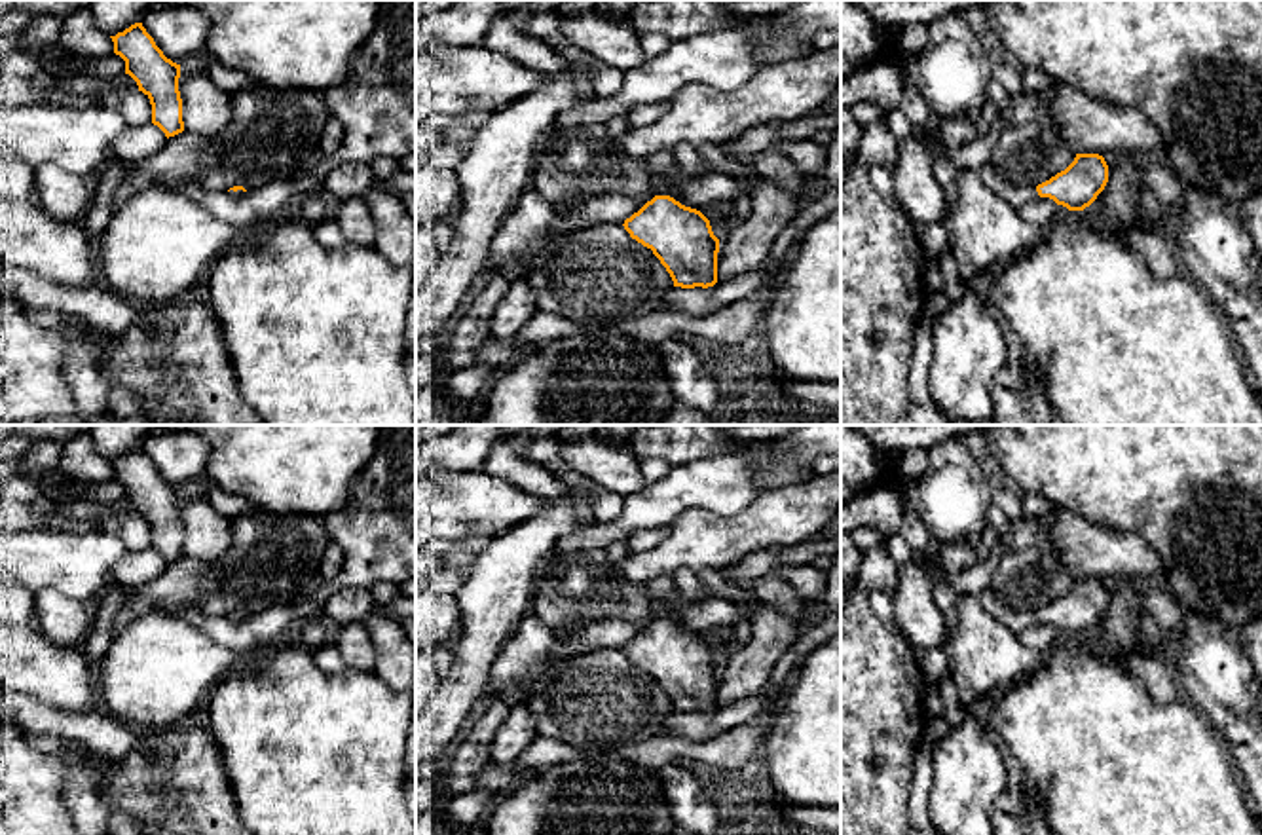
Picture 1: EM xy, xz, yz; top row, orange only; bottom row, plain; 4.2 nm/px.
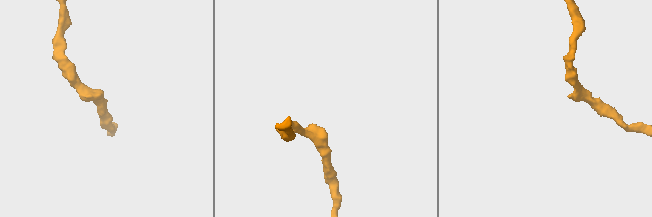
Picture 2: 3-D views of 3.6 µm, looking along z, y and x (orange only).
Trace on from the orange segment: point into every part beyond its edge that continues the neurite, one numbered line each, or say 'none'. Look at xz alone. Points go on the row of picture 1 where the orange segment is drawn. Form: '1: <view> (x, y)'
1: xz (665, 160)

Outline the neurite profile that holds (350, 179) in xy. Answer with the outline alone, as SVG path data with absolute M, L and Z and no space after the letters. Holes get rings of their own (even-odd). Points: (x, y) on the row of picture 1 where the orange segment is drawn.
M343 161L330 163L325 175L325 192L343 201L349 197L361 197L374 188L376 176L368 163Z

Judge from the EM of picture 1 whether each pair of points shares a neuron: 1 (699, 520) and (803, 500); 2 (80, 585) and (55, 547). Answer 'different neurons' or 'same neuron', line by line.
1: same neuron
2: same neuron

